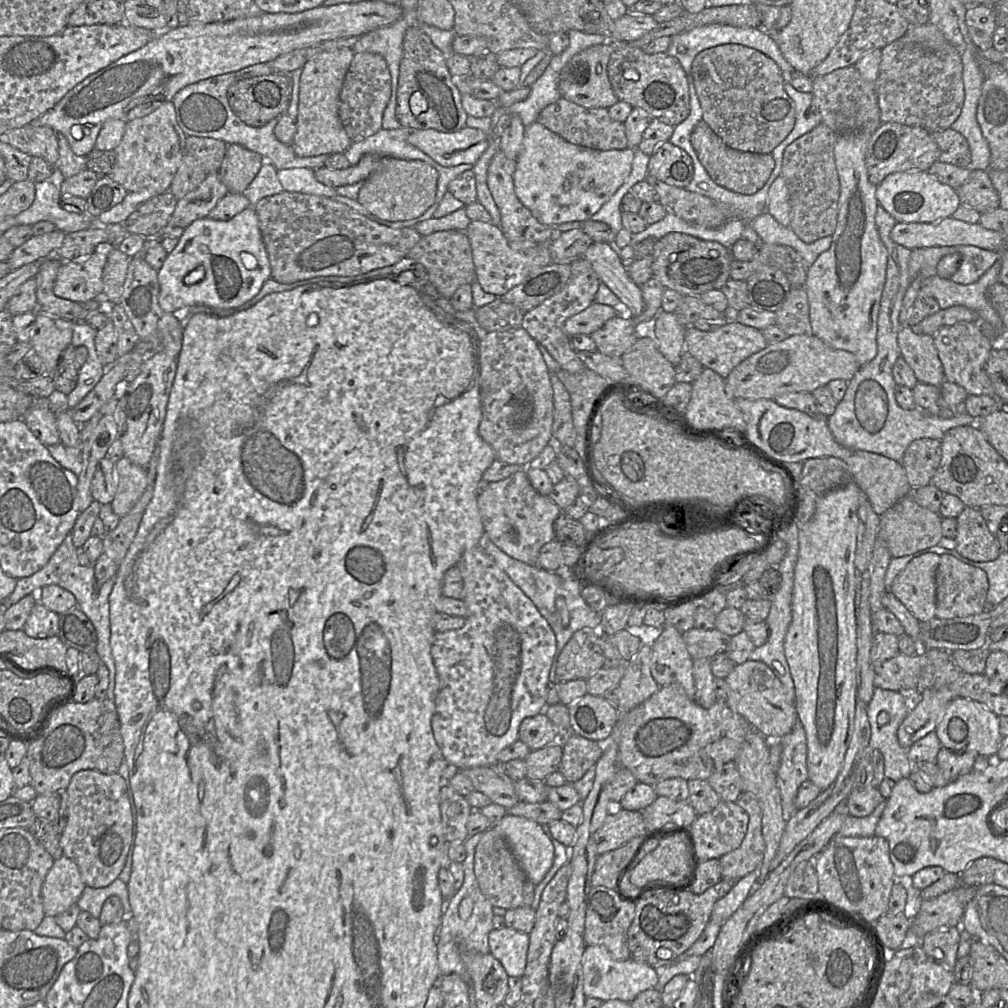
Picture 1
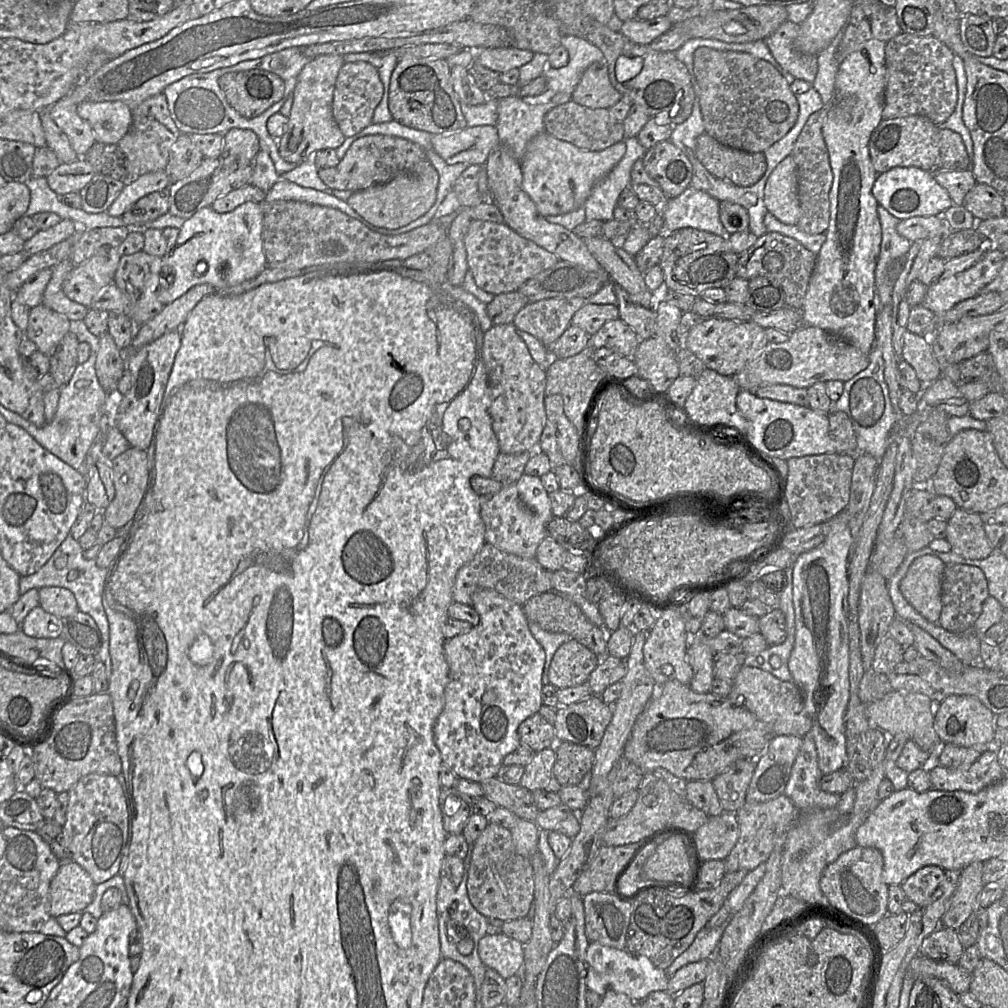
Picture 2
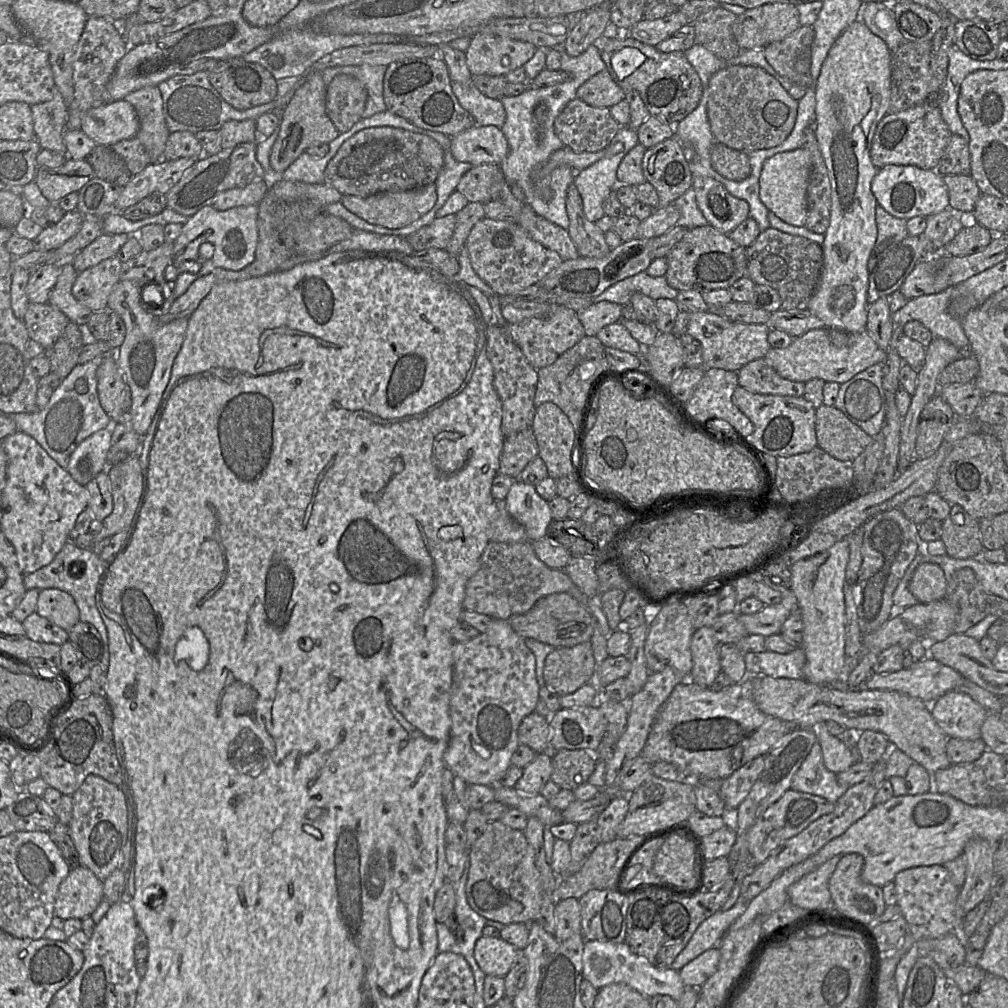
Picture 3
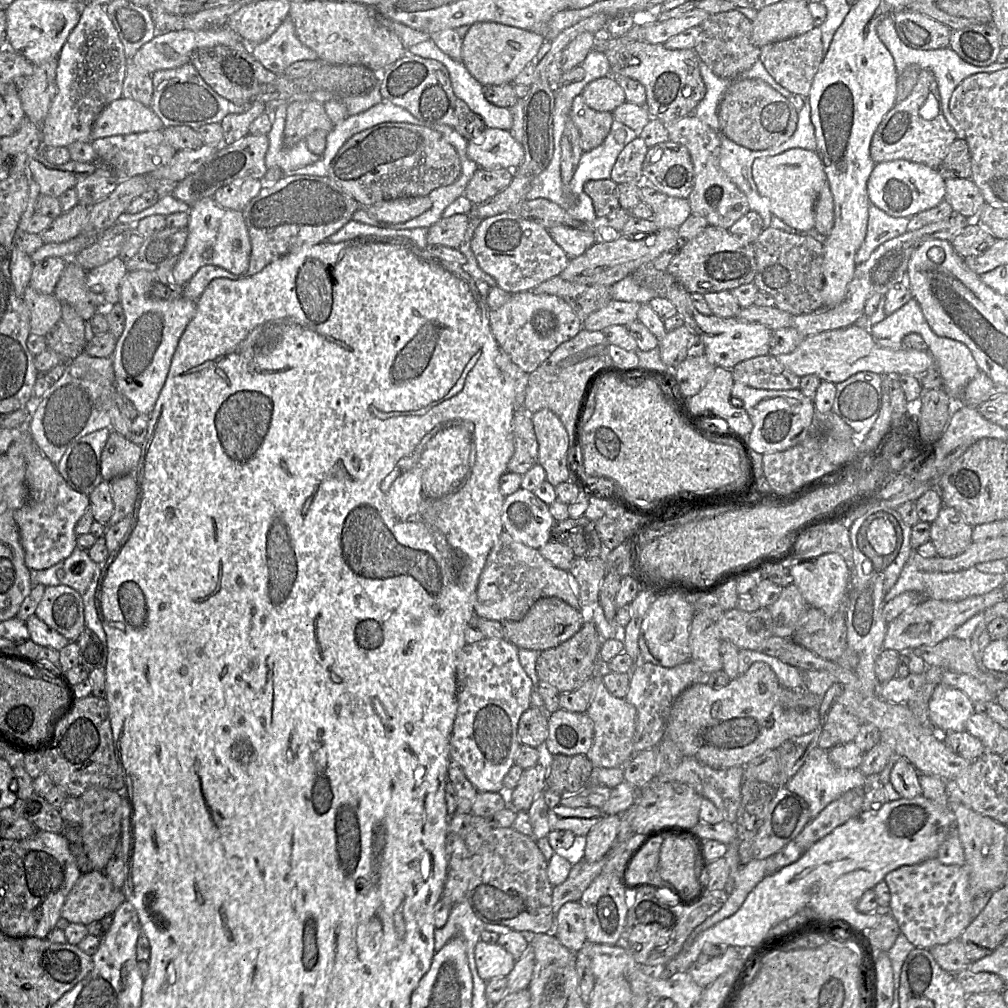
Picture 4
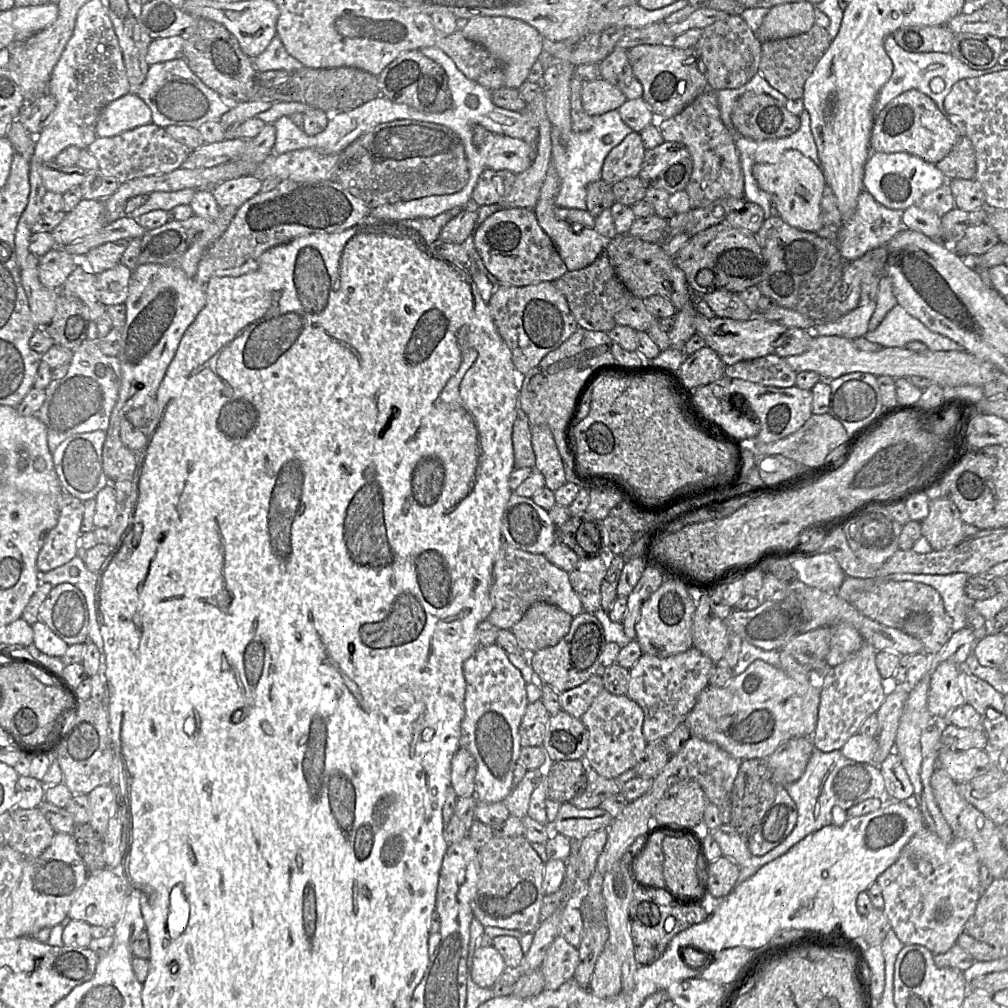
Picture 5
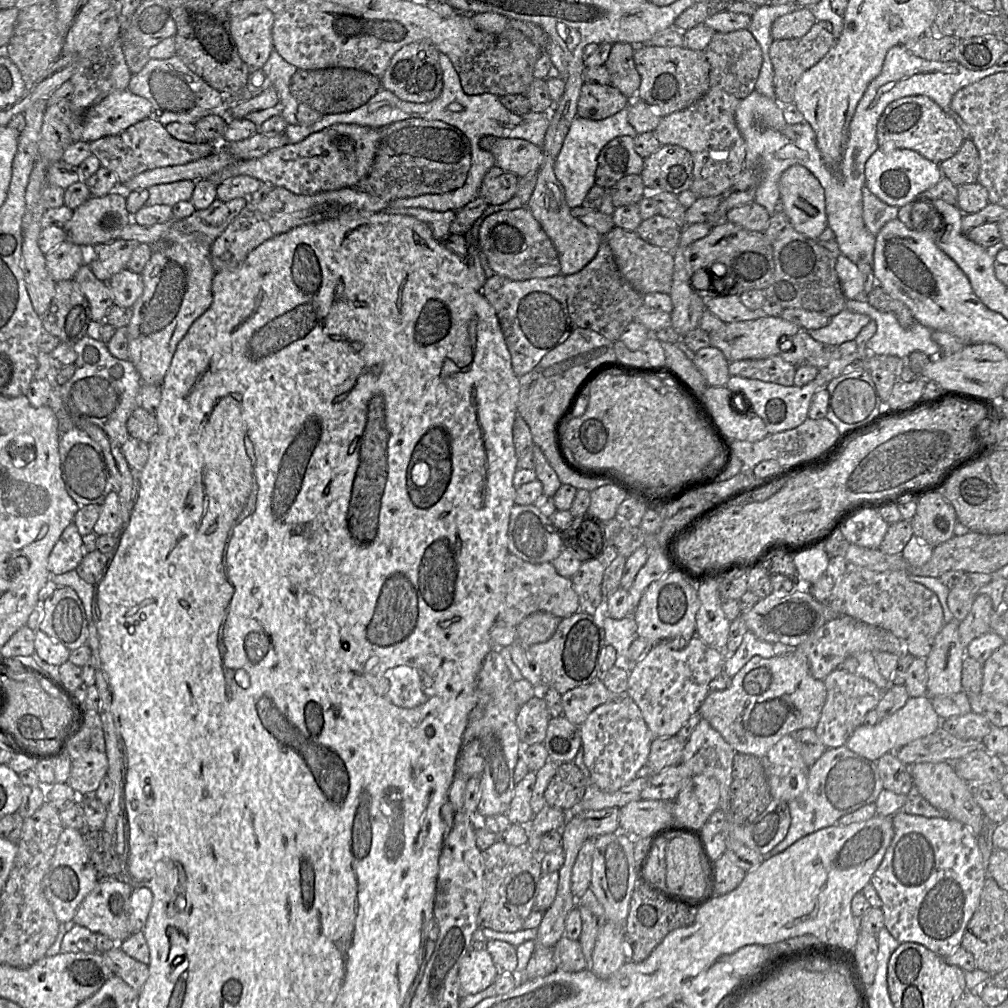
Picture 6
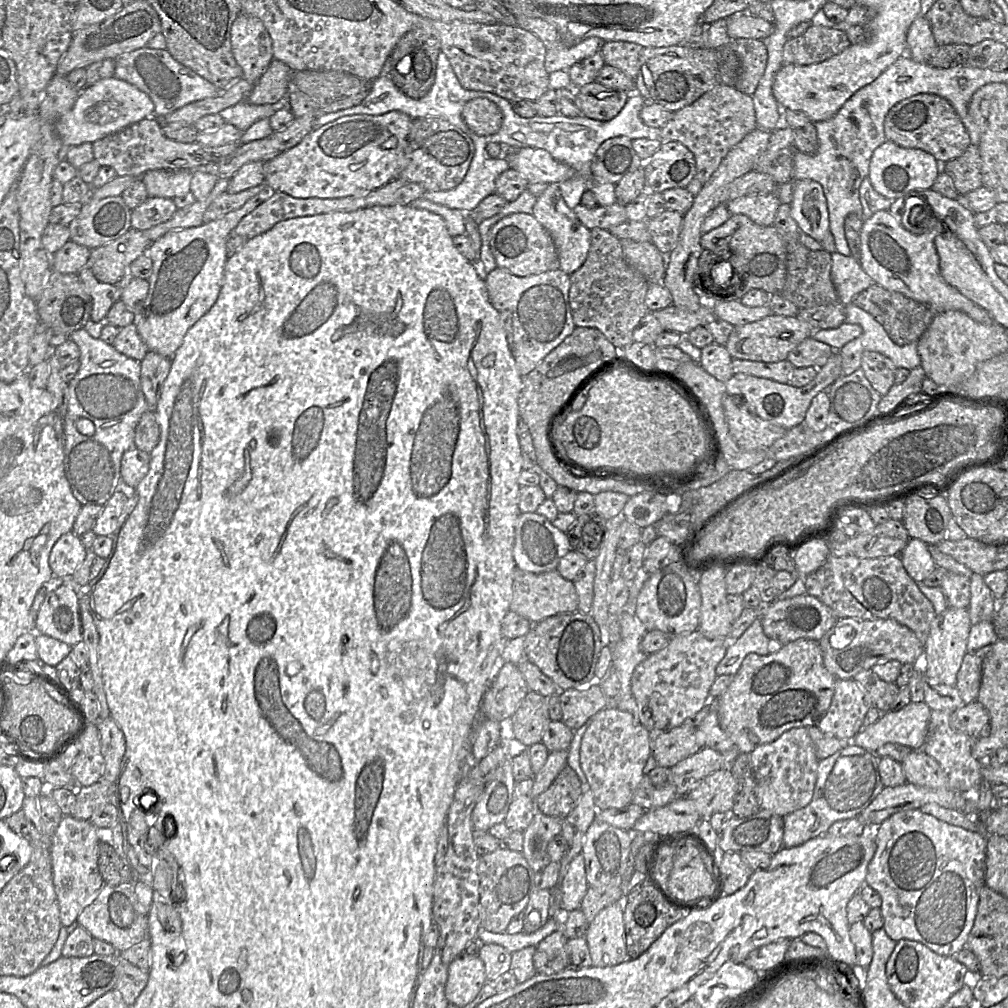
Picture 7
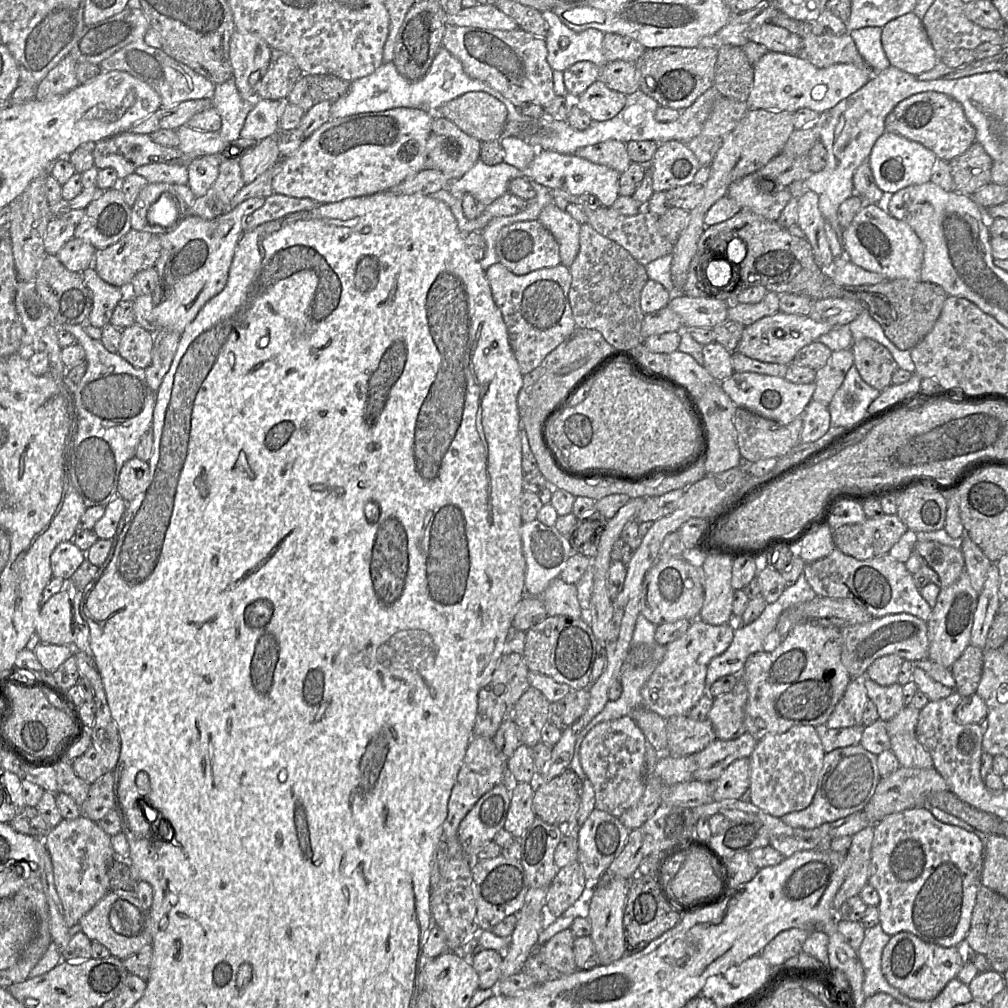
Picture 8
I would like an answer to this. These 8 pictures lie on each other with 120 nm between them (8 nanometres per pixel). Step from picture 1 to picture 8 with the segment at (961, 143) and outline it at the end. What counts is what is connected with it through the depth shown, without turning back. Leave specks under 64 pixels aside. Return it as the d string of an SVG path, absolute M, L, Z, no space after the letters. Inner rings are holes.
M977 141L949 164L954 190L959 193L972 196L991 183L993 159Z

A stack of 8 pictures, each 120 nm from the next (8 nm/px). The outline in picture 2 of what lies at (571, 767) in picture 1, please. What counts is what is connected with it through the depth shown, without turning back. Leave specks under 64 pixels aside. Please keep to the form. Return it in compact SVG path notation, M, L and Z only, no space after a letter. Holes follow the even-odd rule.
M557 742L554 748L556 759L552 776L562 787L579 785L583 777L592 770L595 750L573 742Z

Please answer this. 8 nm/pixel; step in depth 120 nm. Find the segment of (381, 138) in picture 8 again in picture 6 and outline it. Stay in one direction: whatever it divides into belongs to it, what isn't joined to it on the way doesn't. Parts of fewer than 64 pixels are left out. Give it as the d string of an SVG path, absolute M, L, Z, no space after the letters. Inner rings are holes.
M334 124L295 144L274 149L265 155L247 160L236 160L207 179L220 184L239 175L284 187L297 195L313 195L346 187L356 187L374 161L380 143L379 130L357 124Z

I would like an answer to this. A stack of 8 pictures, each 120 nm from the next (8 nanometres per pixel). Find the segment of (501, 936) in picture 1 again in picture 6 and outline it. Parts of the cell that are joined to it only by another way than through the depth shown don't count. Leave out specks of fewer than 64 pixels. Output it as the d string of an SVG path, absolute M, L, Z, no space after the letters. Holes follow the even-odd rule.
M470 945L459 968L459 983L462 994L477 994L491 986L499 973L491 954L486 950L475 950Z

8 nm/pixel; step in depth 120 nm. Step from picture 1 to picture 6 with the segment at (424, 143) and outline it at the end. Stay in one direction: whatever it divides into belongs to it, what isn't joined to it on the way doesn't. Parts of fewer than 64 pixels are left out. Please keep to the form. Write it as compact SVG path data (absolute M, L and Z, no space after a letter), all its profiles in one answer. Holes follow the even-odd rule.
M498 138L490 151L495 158L495 166L513 173L518 178L530 172L538 172L544 161L543 149L524 139Z

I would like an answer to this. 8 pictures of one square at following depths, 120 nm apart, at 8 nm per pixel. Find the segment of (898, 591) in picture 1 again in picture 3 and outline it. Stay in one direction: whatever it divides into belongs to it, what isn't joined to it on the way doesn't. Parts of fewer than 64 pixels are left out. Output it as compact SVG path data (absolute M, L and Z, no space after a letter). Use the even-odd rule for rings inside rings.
M933 563L920 564L909 582L909 591L920 603L943 599L947 581L940 566Z

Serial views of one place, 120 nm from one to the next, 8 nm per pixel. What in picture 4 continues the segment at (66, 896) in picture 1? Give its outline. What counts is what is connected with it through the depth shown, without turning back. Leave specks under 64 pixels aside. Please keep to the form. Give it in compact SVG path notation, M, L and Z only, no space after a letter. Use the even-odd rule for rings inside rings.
M92 870L82 873L70 890L61 917L86 926L112 915L124 900L123 891L113 886L103 870Z

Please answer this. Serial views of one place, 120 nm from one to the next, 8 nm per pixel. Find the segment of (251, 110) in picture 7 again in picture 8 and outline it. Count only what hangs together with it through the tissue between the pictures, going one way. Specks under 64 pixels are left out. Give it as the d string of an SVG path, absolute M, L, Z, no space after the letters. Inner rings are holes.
M233 77L215 86L212 106L221 117L220 134L224 146L240 137L245 119L254 104L255 100L246 100L240 96Z

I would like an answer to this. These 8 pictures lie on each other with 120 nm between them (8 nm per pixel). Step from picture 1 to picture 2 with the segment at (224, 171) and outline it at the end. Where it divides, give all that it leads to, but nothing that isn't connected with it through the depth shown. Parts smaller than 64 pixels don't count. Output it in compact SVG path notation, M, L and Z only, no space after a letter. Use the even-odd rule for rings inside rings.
M233 128L223 135L222 153L218 159L244 157L253 163L260 151L260 142L254 131Z

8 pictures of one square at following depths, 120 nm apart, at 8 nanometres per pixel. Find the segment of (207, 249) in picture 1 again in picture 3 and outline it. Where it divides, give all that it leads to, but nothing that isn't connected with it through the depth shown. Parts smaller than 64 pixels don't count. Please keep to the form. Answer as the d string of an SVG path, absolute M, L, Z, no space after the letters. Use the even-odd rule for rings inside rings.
M207 205L187 219L173 243L171 254L171 264L176 268L173 272L175 289L172 290L175 299L185 293L197 278L209 274L216 268L239 271L254 261L258 244L258 213L257 205L233 207L225 211ZM206 243L214 246L214 253L211 258L201 260L199 251Z

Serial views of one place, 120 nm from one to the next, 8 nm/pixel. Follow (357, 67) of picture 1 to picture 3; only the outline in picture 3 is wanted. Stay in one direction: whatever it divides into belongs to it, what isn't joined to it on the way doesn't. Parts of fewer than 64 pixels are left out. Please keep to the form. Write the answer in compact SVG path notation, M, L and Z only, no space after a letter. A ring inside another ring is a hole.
M339 74L327 86L326 112L340 133L349 131L362 119L367 90L357 78Z

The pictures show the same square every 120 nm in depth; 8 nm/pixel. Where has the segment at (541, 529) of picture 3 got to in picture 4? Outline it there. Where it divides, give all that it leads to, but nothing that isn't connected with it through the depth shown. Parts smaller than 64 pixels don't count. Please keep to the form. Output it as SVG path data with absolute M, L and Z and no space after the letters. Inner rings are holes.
M519 488L505 497L502 522L504 531L515 541L539 549L551 540L551 530L556 520L549 505L534 492Z

